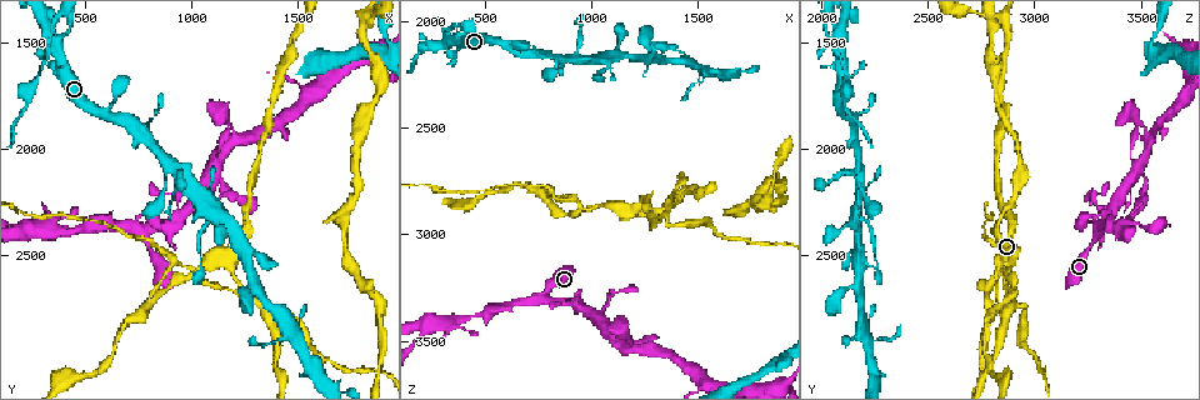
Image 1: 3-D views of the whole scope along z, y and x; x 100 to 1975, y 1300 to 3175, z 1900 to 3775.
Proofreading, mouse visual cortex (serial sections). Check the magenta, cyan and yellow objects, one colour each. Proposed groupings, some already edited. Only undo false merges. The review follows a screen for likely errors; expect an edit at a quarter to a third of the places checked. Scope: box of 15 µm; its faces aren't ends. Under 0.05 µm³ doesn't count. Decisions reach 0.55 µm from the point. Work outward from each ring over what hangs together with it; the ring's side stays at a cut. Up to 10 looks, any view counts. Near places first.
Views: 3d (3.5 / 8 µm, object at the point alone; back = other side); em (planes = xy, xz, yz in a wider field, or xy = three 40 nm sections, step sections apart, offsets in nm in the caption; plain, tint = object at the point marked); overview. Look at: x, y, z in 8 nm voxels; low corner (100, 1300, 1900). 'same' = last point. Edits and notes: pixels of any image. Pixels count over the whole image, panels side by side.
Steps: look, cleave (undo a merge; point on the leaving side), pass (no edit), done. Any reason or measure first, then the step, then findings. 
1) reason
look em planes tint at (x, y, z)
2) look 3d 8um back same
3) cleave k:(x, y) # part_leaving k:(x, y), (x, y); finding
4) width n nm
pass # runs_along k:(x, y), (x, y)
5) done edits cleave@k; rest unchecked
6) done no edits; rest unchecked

sharp bend
look 3d 8um at (760, 2400, 3290)

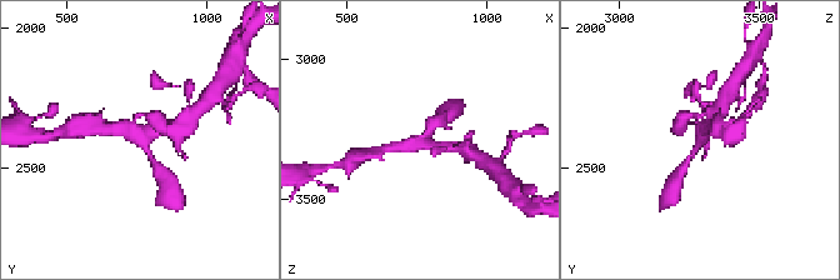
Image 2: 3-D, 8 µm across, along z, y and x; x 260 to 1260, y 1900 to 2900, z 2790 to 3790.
zoom in
look 3d 3.5um at (780, 2390, 3290)

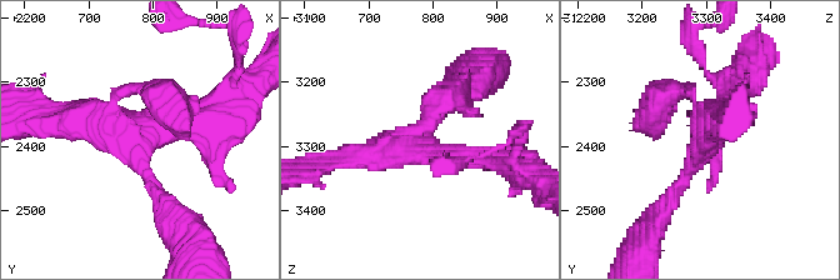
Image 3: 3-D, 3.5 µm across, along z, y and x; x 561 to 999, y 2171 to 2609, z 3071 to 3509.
pass # runs_along 3:(663, 208), (681, 185), (718, 120); all the same cell

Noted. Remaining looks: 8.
thin neck
look 3d 8um at (1450, 1580, 2780)

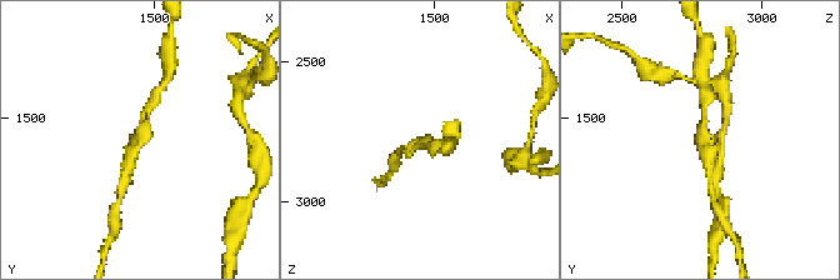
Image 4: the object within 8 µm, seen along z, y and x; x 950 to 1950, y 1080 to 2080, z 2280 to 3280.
look 3d 3.5um at (1440, 1590, 2780)

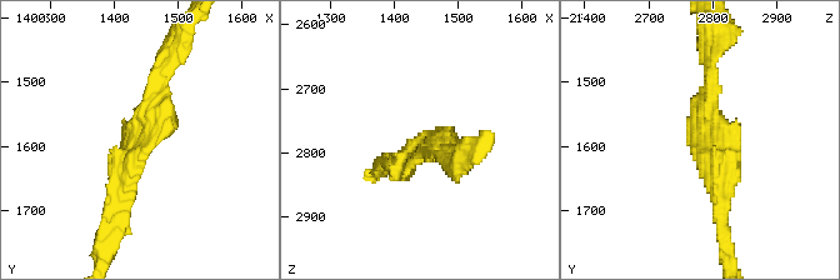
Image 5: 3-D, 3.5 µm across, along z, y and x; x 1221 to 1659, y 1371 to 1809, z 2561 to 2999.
arm_widths 150, 250 nm
look em xy step 3 tint at (1450, 1590, 2785)

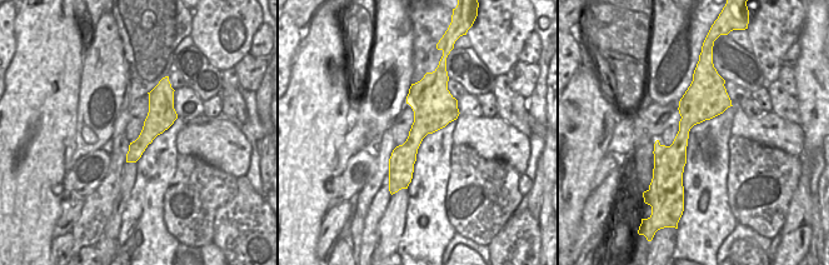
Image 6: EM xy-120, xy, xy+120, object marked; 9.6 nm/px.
pass # runs_along 6:(425, 80), (425, 121), (401, 185); continuous, no second cell

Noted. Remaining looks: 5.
sharp bend
look 3d 3.5um back at (1020, 2250, 3390)

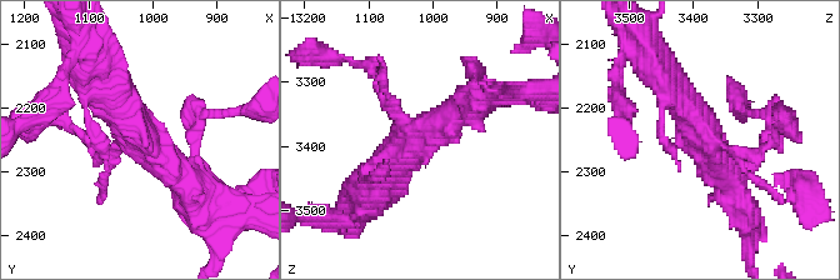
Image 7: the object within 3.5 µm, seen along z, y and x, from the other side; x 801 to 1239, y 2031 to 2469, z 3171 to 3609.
look em xy step 3 tint at (1020, 2245, 3385)

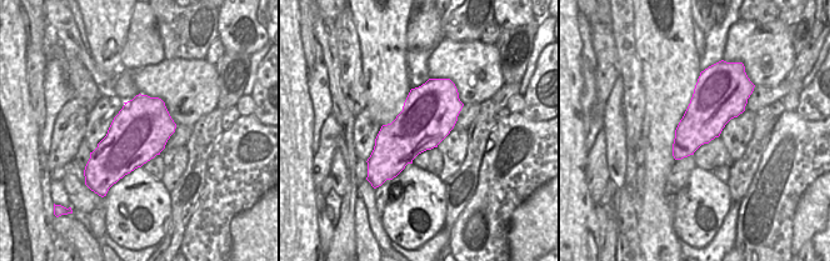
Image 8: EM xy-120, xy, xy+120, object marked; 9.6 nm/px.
cleave 7:(376, 69) # a second cell is stuck on

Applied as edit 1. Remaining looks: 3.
done edits cleave@7; rest unchecked

